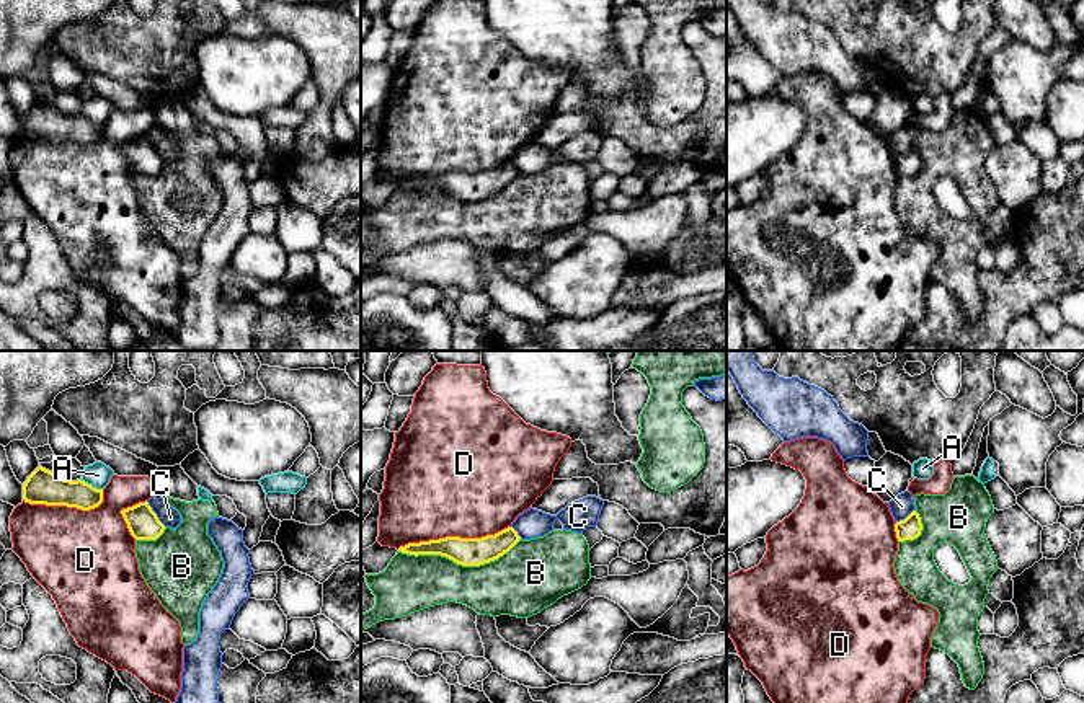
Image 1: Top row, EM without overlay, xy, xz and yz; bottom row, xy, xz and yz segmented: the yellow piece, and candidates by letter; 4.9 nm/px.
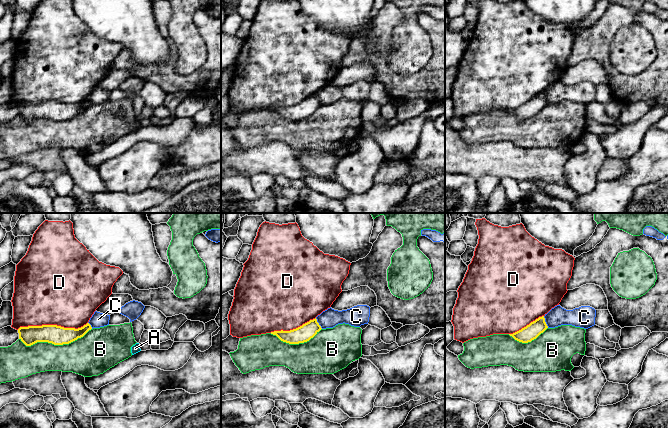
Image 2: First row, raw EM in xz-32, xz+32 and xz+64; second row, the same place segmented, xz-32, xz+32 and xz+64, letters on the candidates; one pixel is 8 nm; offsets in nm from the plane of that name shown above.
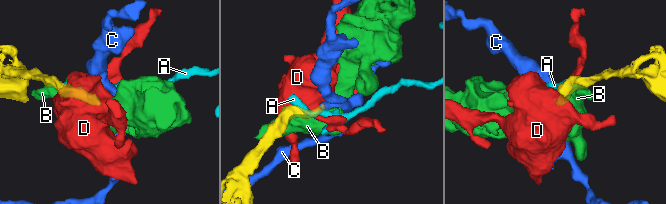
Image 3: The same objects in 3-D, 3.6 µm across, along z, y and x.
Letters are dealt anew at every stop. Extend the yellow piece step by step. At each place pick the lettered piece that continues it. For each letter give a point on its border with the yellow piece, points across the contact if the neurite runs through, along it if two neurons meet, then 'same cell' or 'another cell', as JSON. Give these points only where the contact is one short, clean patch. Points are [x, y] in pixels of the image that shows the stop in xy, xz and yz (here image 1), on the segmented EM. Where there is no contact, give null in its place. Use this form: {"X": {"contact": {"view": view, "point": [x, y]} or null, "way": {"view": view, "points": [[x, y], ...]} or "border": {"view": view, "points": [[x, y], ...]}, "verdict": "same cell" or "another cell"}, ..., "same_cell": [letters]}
{"A": {"contact": {"view": "xy", "point": [90, 485]}, "border": {"view": "xy", "points": [[80, 480], [102, 490]]}, "verdict": "another cell"}, "B": {"contact": {"view": "xz", "point": [459, 563]}, "verdict": "another cell"}, "C": {"contact": {"view": "xy", "point": [155, 514]}, "border": {"view": "xy", "points": [[146, 501], [165, 526]]}, "verdict": "another cell"}, "D": {"contact": {"view": "xz", "point": [453, 537]}, "verdict": "another cell"}, "same_cell": []}

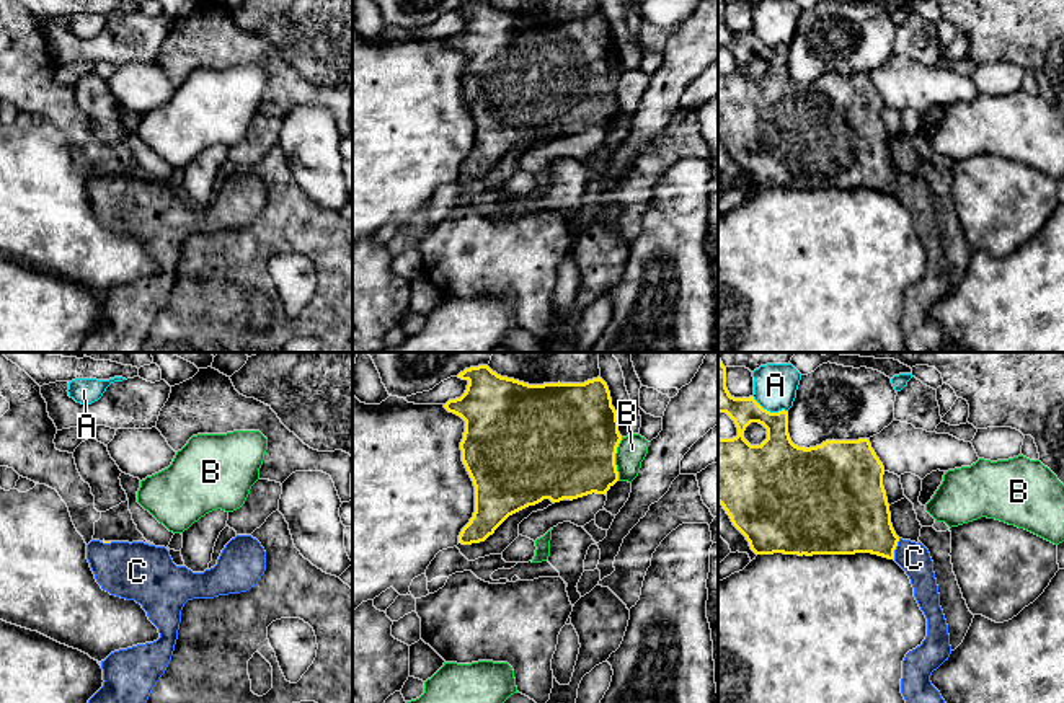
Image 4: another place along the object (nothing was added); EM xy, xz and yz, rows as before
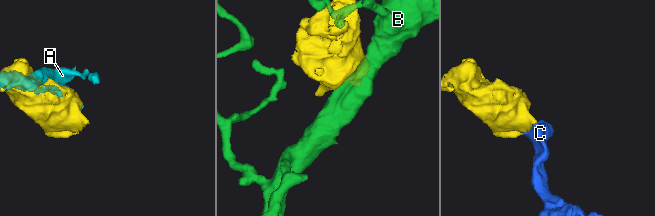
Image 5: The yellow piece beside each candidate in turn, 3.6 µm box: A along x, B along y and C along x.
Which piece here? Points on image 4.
{"A": {"contact": {"view": "yz", "point": [769, 411]}, "verdict": "another cell"}, "B": {"contact": {"view": "xz", "point": [614, 459]}, "verdict": "another cell"}, "C": {"contact": {"view": "yz", "point": [895, 548]}, "verdict": "same cell"}, "same_cell": ["C"]}

